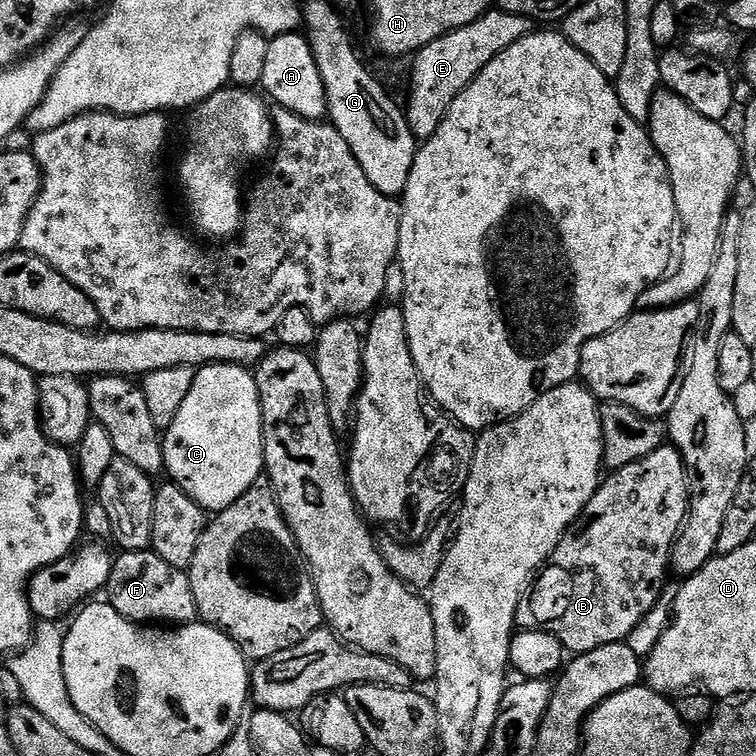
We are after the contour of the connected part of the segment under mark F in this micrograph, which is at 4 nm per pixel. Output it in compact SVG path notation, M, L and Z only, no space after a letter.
M151 550L121 551L119 555L112 561L106 596L122 618L141 626L179 626L197 619L194 590L190 590L190 578L185 569L162 562L162 558Z

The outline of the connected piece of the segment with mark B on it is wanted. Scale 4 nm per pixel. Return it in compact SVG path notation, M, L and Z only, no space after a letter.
M659 448L638 462L630 462L630 466L615 469L609 476L590 498L579 520L560 539L548 563L535 577L526 600L531 627L554 634L568 654L624 642L639 620L662 600L664 579L670 576L672 548L688 519L690 477L678 449Z

